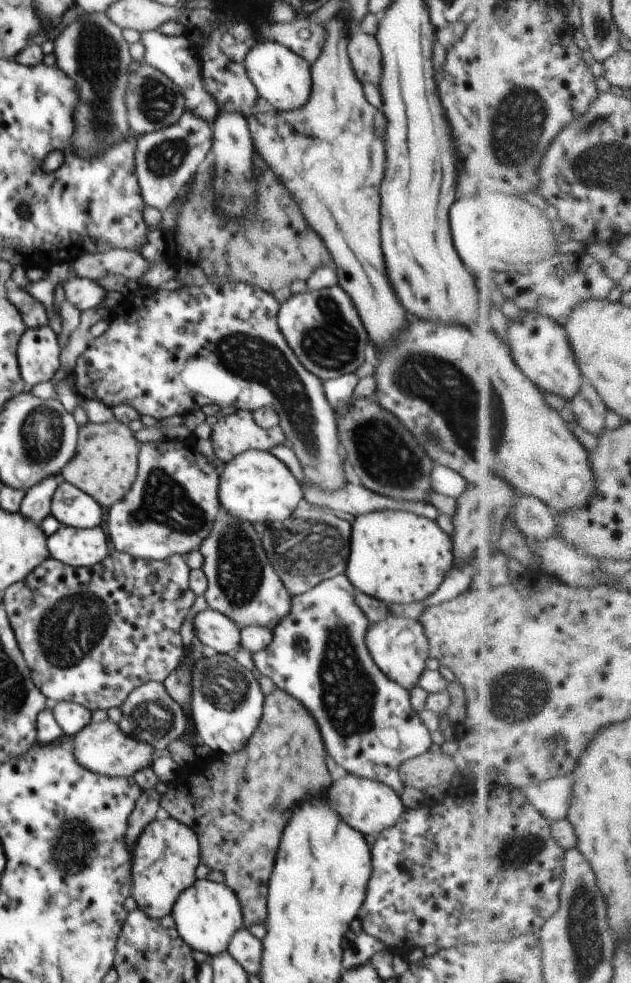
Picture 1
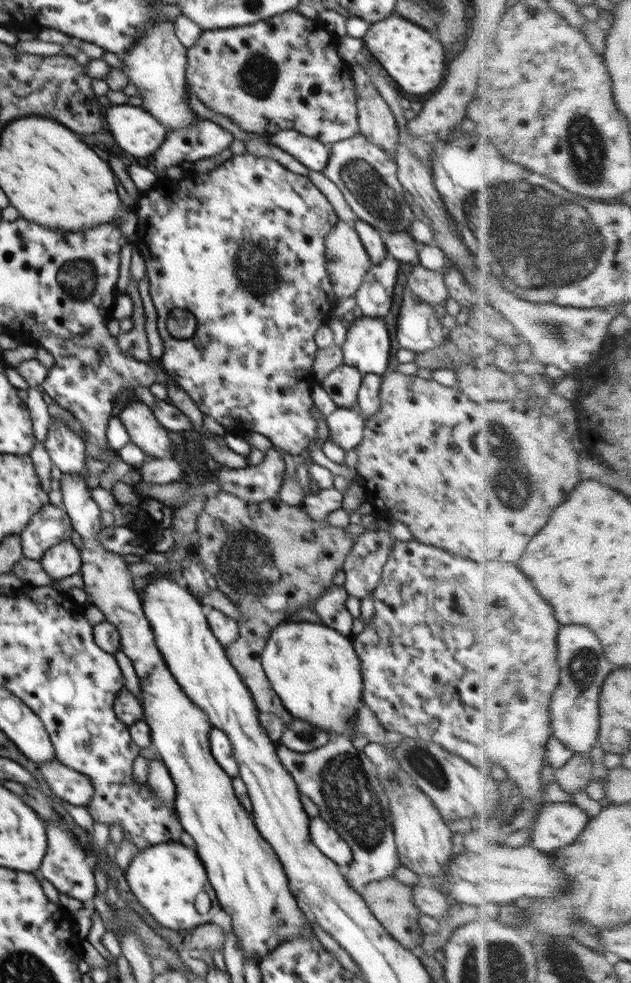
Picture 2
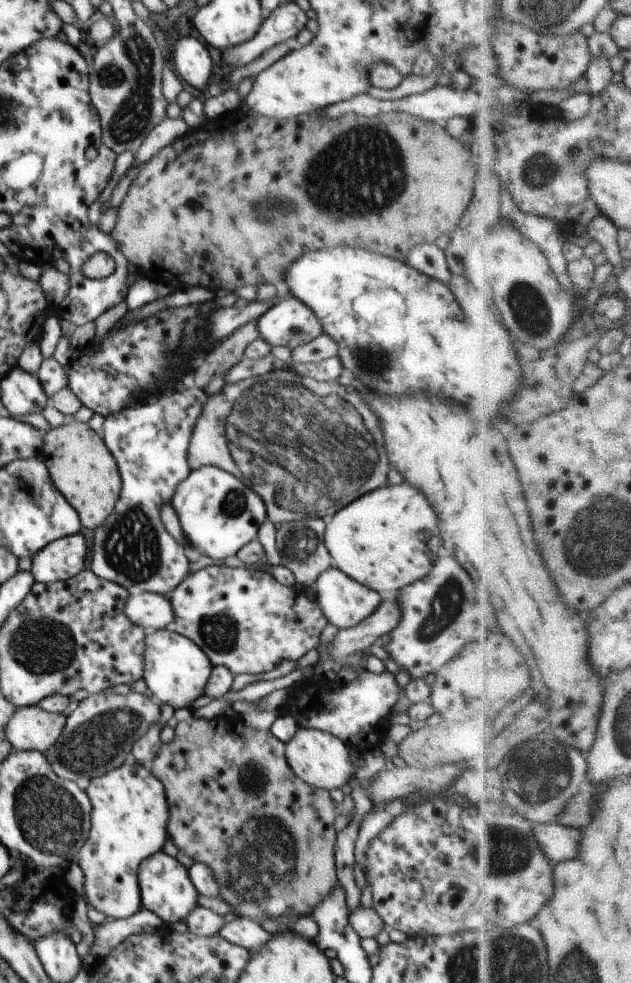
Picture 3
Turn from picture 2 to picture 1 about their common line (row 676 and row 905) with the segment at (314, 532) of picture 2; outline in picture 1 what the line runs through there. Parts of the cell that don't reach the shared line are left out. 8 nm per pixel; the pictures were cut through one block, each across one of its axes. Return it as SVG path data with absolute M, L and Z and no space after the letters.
M276 687L270 694L265 696L261 721L258 723L257 729L249 738L244 749L227 756L213 754L210 758L205 760L196 758L194 763L179 768L175 778L166 784L168 790L166 790L166 794L164 794L164 797L159 801L161 807L168 812L170 817L189 826L196 833L199 845L201 846L201 862L206 864L211 870L219 870L224 874L225 883L236 893L240 906L242 907L245 927L249 927L252 924L265 924L267 921L269 878L271 877L271 872L275 865L275 858L284 827L293 815L293 810L308 797L322 796L332 783L330 773L328 773L328 768L326 767L326 755L327 750L325 749L321 730L318 728L318 723L310 714L310 711L306 710L306 707L300 701L297 701L290 693Z

